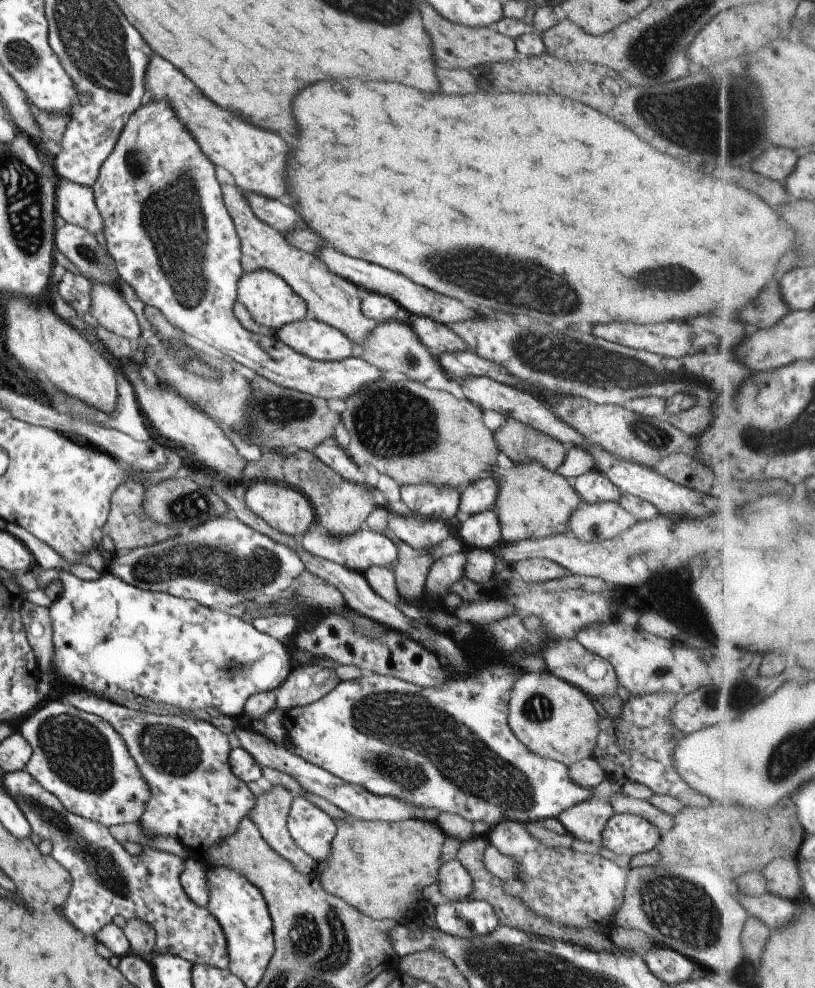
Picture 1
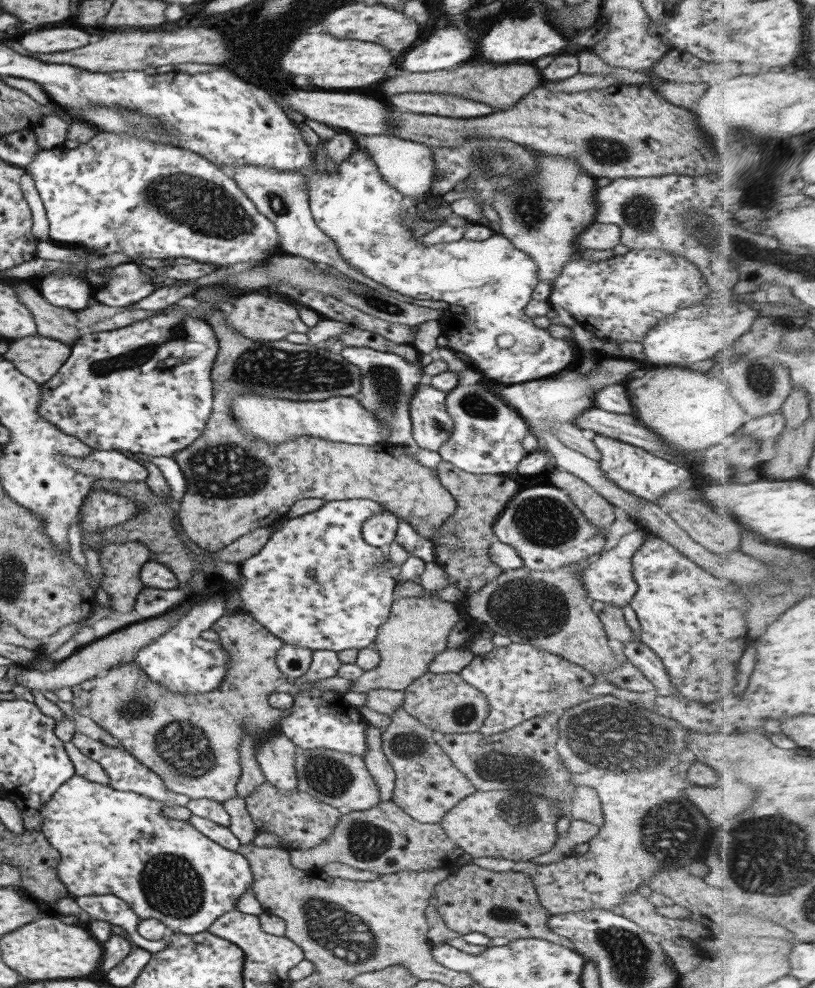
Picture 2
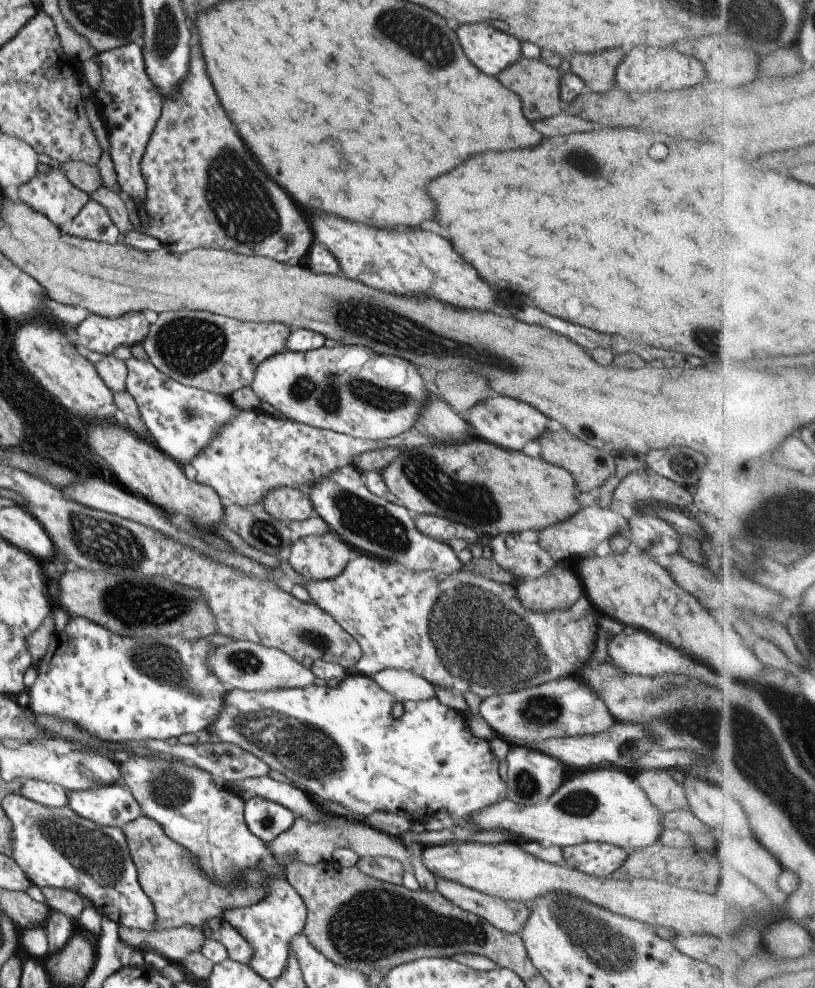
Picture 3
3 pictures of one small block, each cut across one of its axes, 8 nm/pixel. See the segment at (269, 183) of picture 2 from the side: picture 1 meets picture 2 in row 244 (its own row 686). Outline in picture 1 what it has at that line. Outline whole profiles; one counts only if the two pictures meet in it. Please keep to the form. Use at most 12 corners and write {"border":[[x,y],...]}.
{"border":[[301,665],[276,688],[289,712],[339,684],[331,667]]}

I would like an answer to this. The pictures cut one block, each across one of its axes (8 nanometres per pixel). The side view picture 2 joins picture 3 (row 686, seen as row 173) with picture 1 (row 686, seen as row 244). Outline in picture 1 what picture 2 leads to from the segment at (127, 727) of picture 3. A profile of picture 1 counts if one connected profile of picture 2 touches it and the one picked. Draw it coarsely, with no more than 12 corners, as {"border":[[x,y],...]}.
{"border":[[53,570],[51,674],[234,718],[290,673],[221,609]]}

